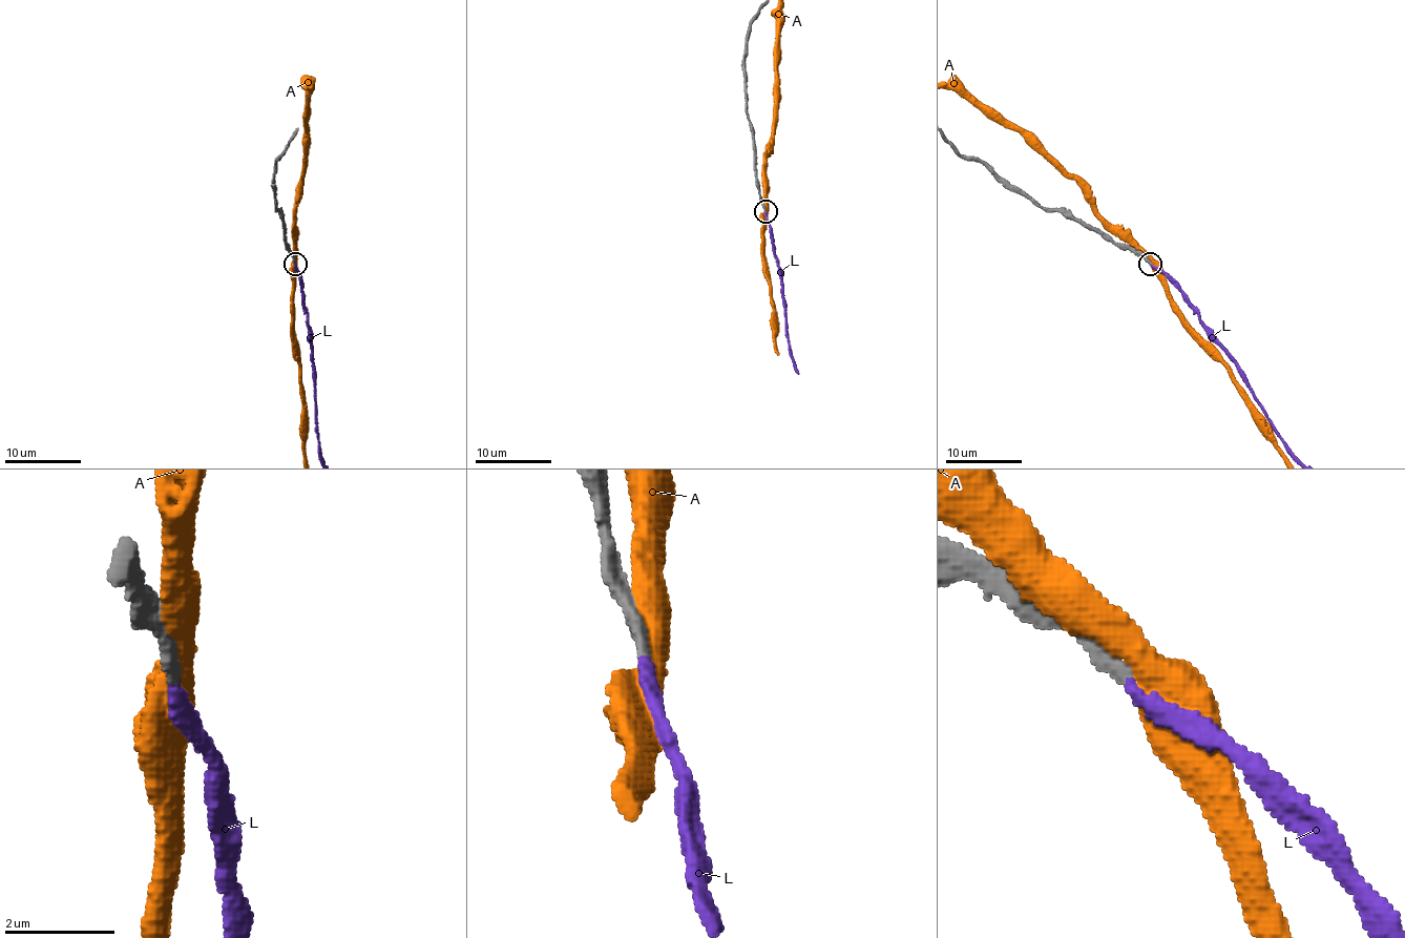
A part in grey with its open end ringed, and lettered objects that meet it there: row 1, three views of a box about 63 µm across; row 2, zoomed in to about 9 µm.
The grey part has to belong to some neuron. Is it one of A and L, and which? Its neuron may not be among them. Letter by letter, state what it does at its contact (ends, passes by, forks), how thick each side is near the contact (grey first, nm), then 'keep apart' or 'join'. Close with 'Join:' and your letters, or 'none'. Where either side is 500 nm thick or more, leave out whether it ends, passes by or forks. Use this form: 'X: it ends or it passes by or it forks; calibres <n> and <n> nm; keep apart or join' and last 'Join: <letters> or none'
A: calibres 440 and 500 nm; keep apart
L: it ends; calibres 260 and 240 nm; join
Join: L

